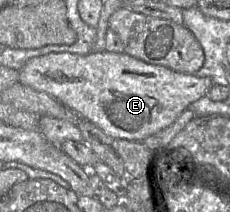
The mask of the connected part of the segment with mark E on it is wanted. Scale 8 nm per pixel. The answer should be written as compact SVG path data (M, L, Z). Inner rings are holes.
M106 50L86 55L60 52L34 57L19 70L19 83L49 94L114 139L140 142L170 126L191 103L208 94L214 85L209 77L177 72L165 66L146 63L124 52Z

